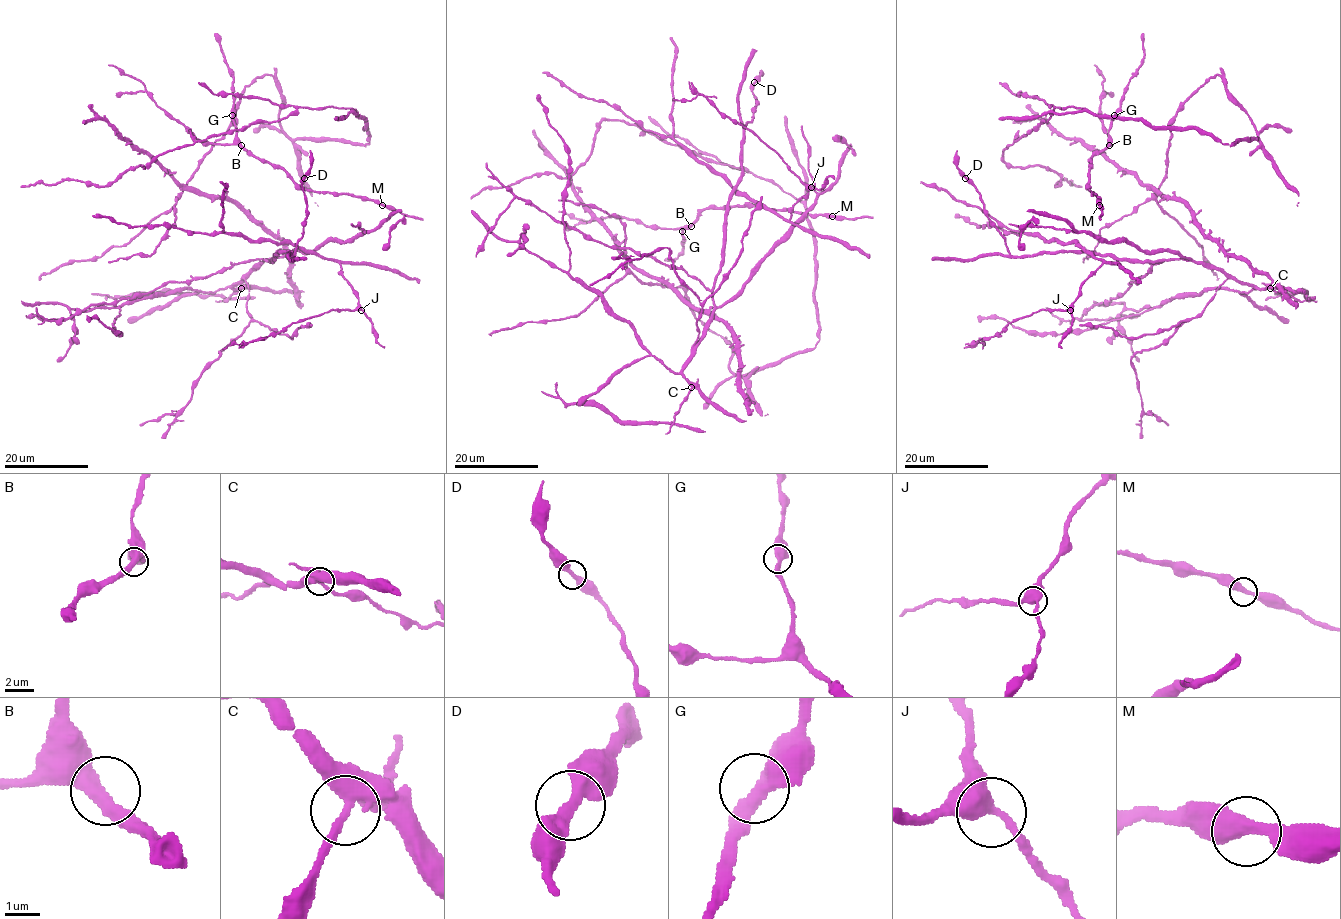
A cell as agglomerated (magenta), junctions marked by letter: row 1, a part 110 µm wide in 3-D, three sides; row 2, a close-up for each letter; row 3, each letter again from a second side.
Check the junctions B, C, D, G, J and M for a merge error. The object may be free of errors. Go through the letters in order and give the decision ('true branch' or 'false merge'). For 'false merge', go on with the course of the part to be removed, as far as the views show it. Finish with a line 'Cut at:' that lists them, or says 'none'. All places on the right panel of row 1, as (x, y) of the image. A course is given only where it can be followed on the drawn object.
B: true branch
C: false merge; course (1270, 288), (1301, 301), (1316, 300)
D: true branch
G: true branch
J: true branch
M: true branch
Cut at: C

